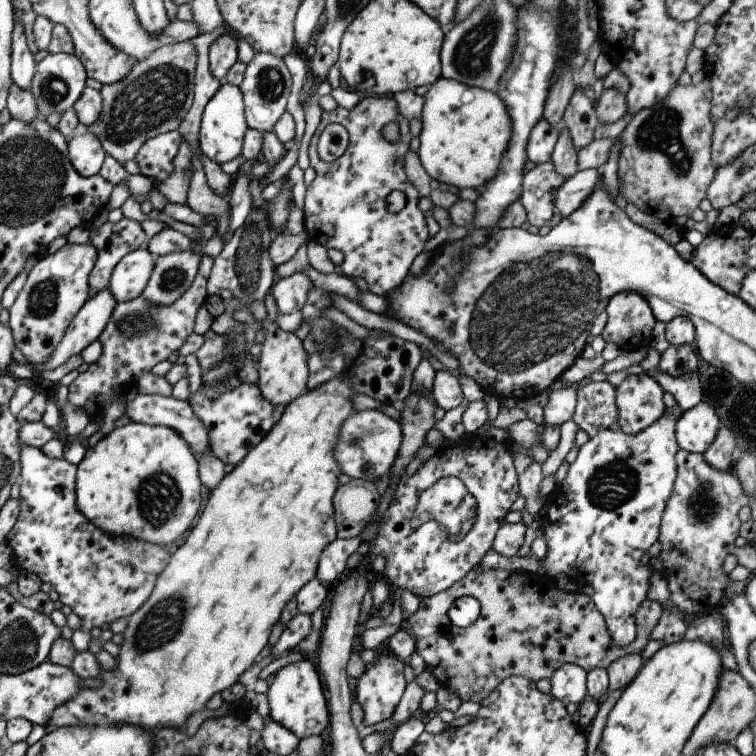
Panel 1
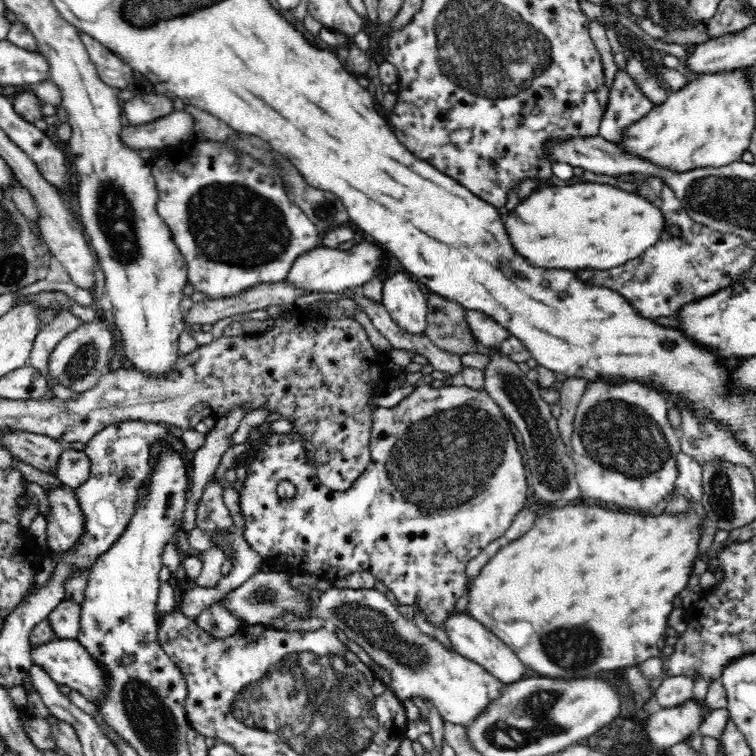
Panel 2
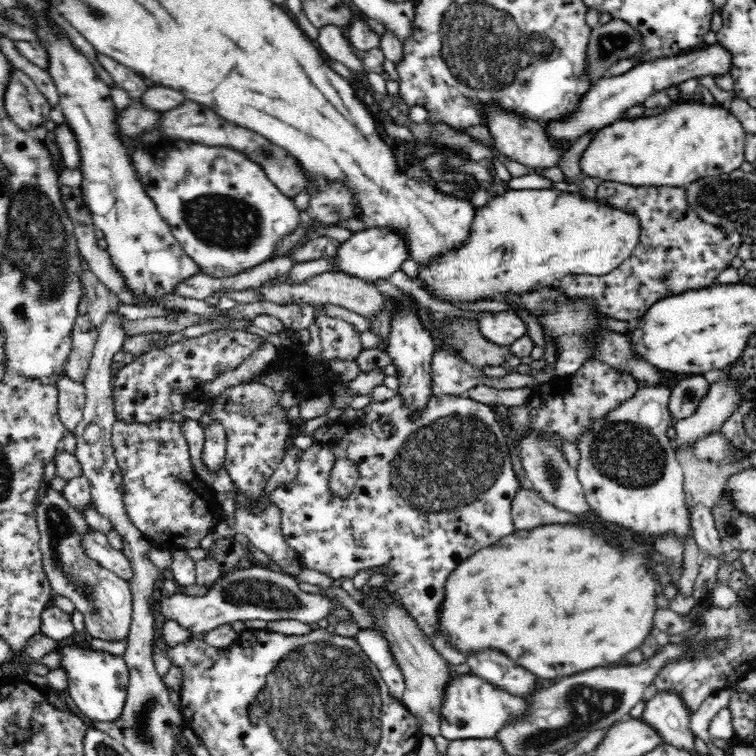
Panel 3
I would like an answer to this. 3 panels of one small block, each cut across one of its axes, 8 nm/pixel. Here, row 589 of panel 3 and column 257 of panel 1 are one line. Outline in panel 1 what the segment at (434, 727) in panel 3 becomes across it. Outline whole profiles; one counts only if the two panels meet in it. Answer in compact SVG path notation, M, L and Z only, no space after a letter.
M267 318L261 322L259 327L263 328L265 340L260 347L260 356L257 361L256 386L259 388L261 397L270 404L288 405L306 392L308 355L303 349L302 342L294 333L280 330L275 324L267 321Z

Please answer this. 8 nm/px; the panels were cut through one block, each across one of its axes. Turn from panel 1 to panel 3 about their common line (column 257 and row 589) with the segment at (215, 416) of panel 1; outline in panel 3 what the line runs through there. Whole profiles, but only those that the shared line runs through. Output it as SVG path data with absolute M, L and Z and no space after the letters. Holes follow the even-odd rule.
M397 395L381 403L372 401L360 410L346 411L336 420L330 421L333 425L332 430L326 430L326 424L318 428L312 435L314 445L302 452L296 461L299 464L299 473L293 482L278 487L269 497L267 502L273 502L280 509L282 521L282 533L286 537L286 544L296 551L300 562L308 570L317 570L321 572L324 578L335 580L341 576L350 576L360 568L370 568L371 566L388 566L390 576L393 580L387 585L387 590L392 593L392 597L402 603L410 615L418 621L420 629L428 636L434 637L437 632L437 614L441 605L444 592L444 582L446 577L469 556L472 556L481 548L494 544L497 540L515 531L515 526L510 514L511 502L514 493L517 491L518 480L516 472L512 469L510 463L510 452L507 446L507 440L500 430L500 425L489 405L476 402L465 396L432 396L426 410L422 414L413 414L406 408ZM336 460L349 460L356 467L359 477L356 479L354 490L349 492L345 497L337 496L328 484L329 473L332 472Z

